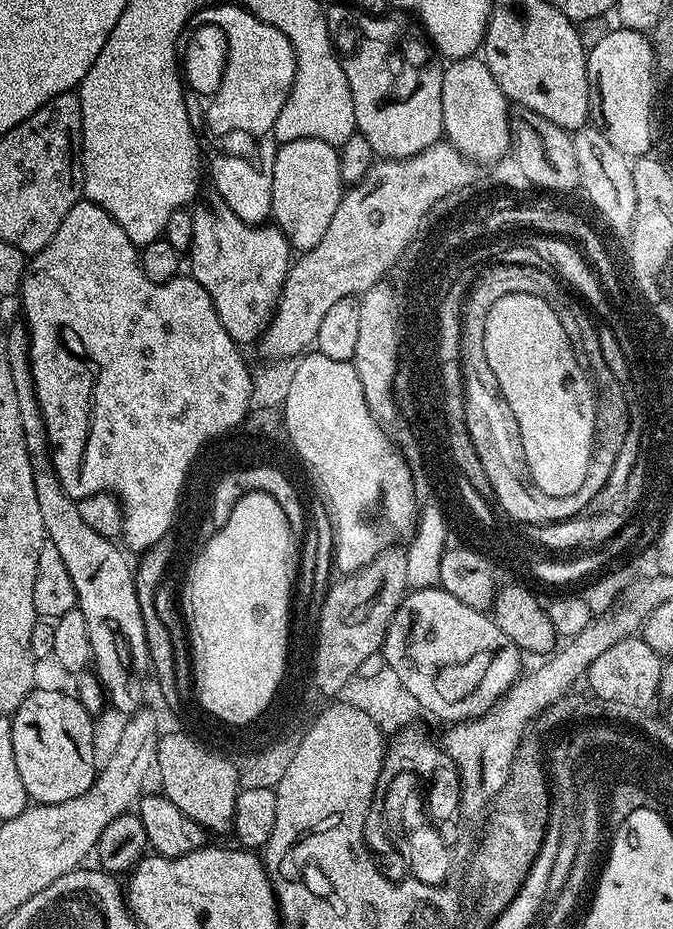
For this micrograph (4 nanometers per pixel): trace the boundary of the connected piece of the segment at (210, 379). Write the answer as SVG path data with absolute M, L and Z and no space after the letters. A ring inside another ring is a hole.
M80 199L62 218L62 226L58 226L58 234L50 238L41 252L35 253L27 261L24 280L20 283L18 300L24 303L24 316L29 331L29 356L31 358L32 377L35 382L36 397L43 412L44 424L47 426L49 451L52 454L52 465L56 476L69 497L81 500L99 492L109 493L120 500L125 500L127 507L127 536L130 542L127 547L139 554L154 546L154 542L165 539L168 533L164 528L173 529L173 524L181 507L181 493L185 491L185 483L189 478L186 465L195 456L201 455L203 444L211 442L215 436L228 432L239 426L248 416L246 406L251 398L254 385L254 372L248 369L244 361L241 345L236 344L226 334L226 326L218 318L214 310L214 302L210 302L210 294L202 290L202 286L191 275L181 274L175 280L165 284L155 284L146 278L140 265L140 252L136 245L126 238L126 230L114 222L112 215L102 206L86 199ZM128 416L140 416L140 456L88 456L88 444L92 444L92 432L112 432L112 436L120 436L120 424L128 420Z

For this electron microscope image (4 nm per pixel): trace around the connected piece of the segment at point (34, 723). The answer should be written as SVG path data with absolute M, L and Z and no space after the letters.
M34 687L28 697L10 716L12 722L12 745L14 746L14 766L18 766L18 778L26 786L29 801L37 804L57 804L70 802L90 790L98 775L96 764L96 728L92 725L93 713L80 705L75 695L58 690L42 690Z

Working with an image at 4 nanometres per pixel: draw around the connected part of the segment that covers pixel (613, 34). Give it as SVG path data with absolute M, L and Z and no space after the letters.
M613 27L602 42L591 45L588 54L588 94L590 108L600 121L598 127L610 146L629 158L645 156L644 144L648 144L648 100L652 96L652 65L656 63L651 39L643 32L629 28Z

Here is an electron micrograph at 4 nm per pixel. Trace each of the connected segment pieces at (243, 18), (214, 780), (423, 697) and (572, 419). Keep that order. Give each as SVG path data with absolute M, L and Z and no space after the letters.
M237 3L210 4L201 8L195 15L197 23L209 23L219 26L228 38L226 72L217 96L211 97L204 112L202 124L202 142L205 161L216 160L216 156L256 156L260 148L277 148L275 136L277 114L281 112L285 98L296 79L296 52L290 46L289 39L277 27L262 22L256 15L250 14Z
M177 730L169 734L161 735L160 745L156 748L155 771L160 771L160 784L163 795L170 798L170 802L174 802L174 806L178 806L178 810L182 810L182 814L186 814L190 818L194 818L194 822L198 822L209 833L228 832L232 827L232 819L234 818L234 806L236 805L236 794L240 791L237 770L232 767L227 758L223 757L217 760L216 757L202 752L186 739L187 732Z
M439 586L418 588L405 595L390 618L382 651L387 668L398 674L399 681L414 694L421 709L425 713L433 712L438 719L447 722L476 720L485 716L508 695L512 685L522 676L521 649L513 640L506 638L506 634L502 634L491 615L466 606L466 602L458 602L454 594Z
M506 294L495 297L491 303L490 314L486 314L486 322L484 323L484 357L486 362L490 362L490 370L494 370L494 378L498 378L500 393L506 398L510 410L514 410L514 418L518 422L528 472L540 492L545 492L551 496L574 494L574 490L578 490L578 486L582 486L582 481L586 479L586 470L592 461L592 443L596 440L596 398L588 379L588 373L580 365L580 359L574 354L570 338L560 321L560 313L553 310L542 298L538 298L534 294Z

